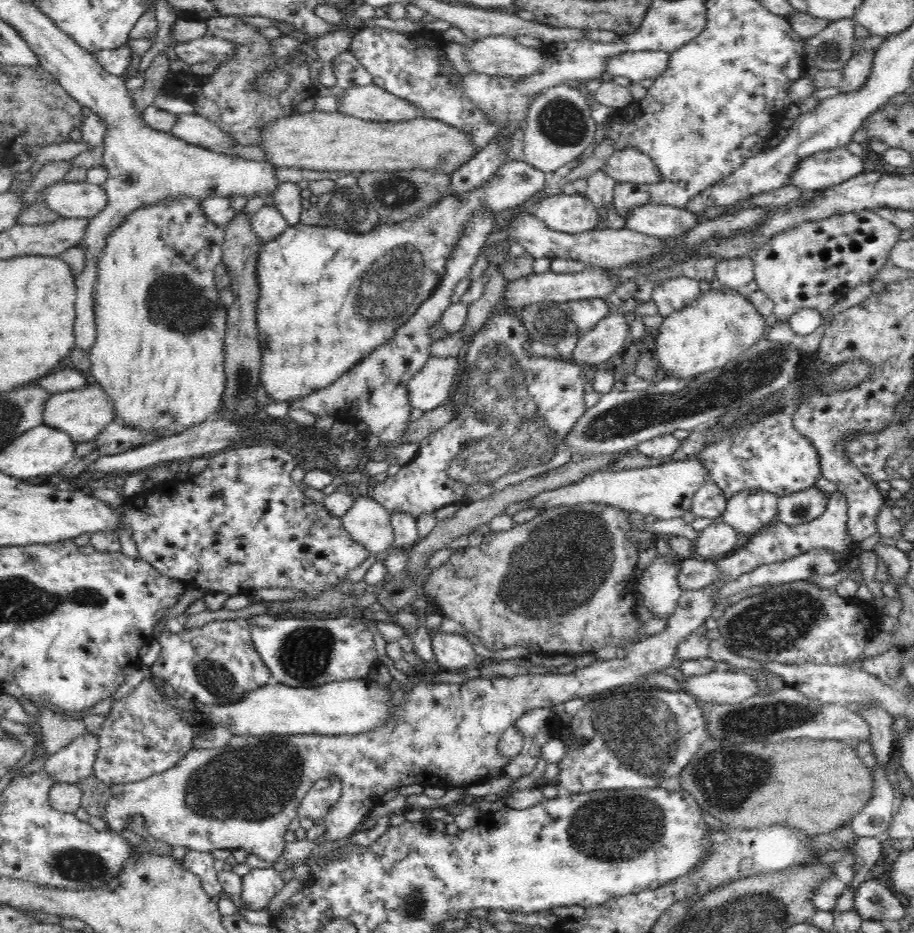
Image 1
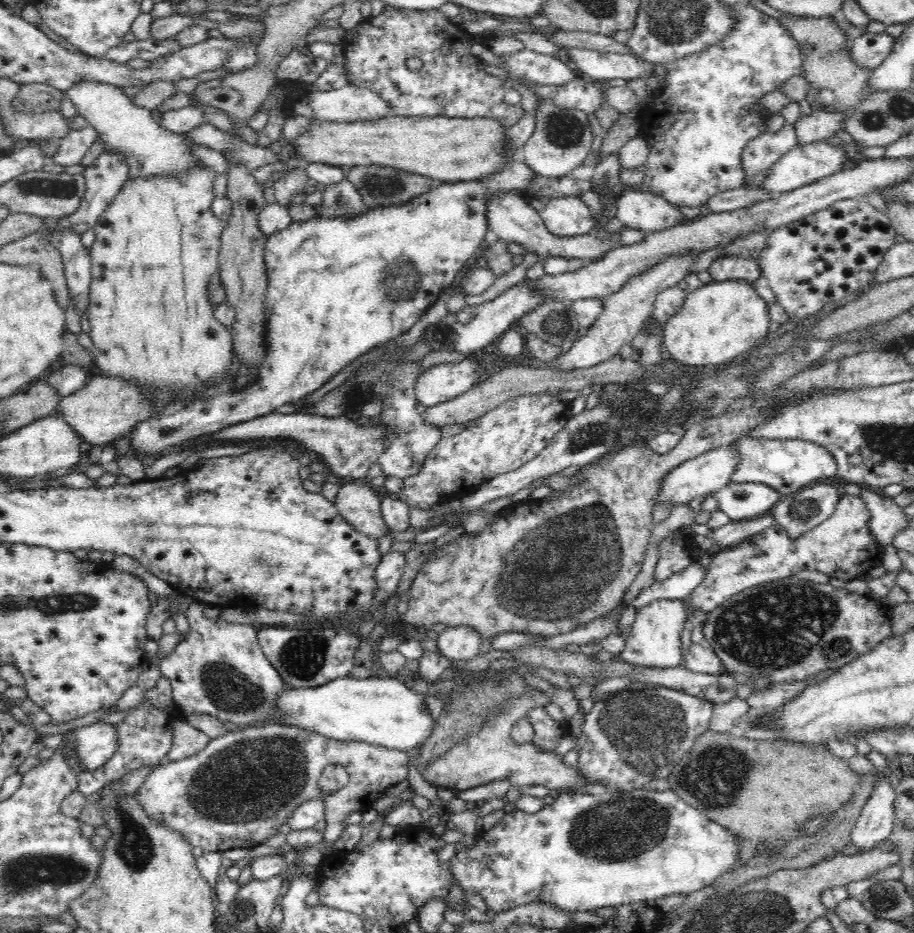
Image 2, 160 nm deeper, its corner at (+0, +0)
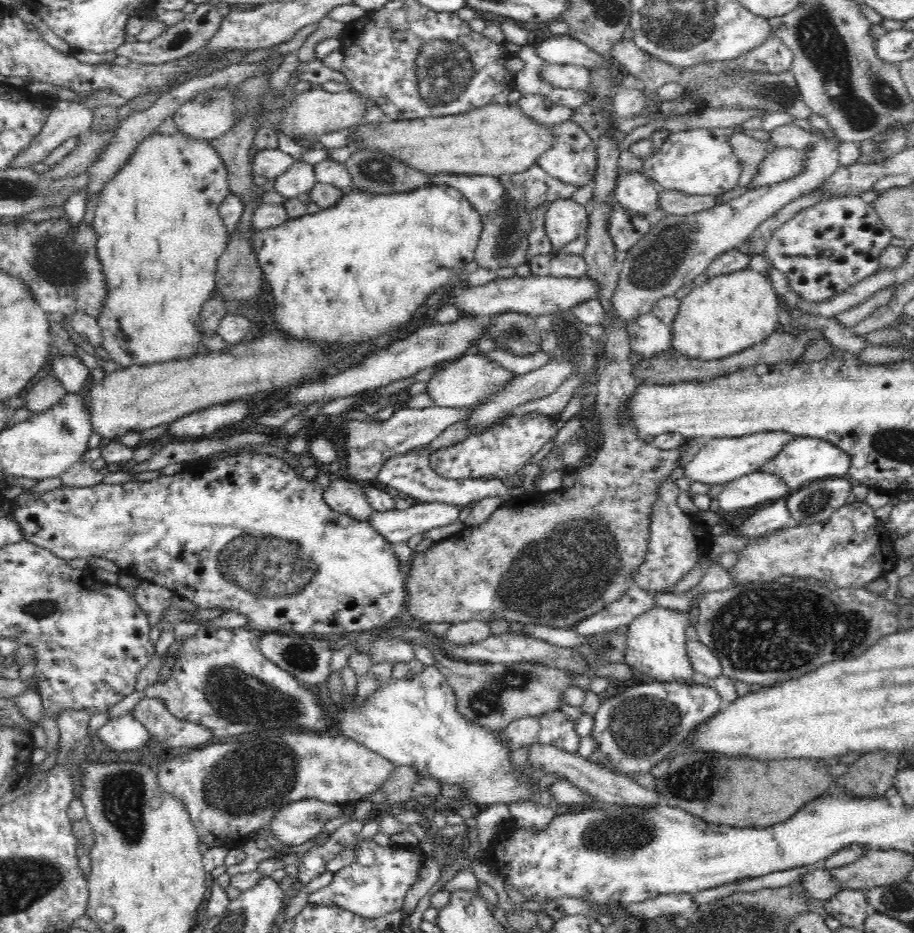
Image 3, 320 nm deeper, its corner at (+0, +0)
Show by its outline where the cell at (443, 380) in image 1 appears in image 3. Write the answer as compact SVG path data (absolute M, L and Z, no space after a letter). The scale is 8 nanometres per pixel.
M469 351L460 358L451 361L448 367L432 375L432 378L427 382L427 392L434 401L434 406L470 409L484 403L493 393L497 392L496 390L500 390L508 380L512 380L515 375L512 371L505 369L483 354Z

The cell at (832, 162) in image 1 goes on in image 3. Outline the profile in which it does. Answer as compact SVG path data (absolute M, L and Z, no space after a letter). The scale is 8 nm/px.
M776 147L768 152L760 163L754 178L748 183L750 189L776 184L794 175L803 167L805 156L792 147Z

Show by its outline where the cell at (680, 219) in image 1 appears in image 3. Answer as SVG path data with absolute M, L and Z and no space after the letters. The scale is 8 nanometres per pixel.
M620 169L614 194L615 200L634 215L653 219L661 215L657 205L659 193L643 172Z

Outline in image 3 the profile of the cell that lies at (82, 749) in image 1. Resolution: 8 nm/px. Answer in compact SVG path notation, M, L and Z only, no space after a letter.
M130 711L109 719L96 736L112 751L119 752L142 749L151 740L150 731Z

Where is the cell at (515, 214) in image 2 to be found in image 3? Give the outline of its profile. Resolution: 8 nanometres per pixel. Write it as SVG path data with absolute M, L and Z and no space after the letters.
M435 174L429 175L432 184L447 184L459 190L464 198L480 213L480 216L489 215L506 204L505 186L497 177L488 175L457 175Z

